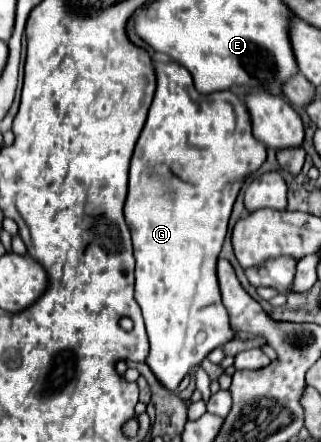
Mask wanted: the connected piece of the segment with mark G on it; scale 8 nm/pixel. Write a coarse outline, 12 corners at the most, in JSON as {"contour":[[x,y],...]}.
{"contour":[[181,64],[123,212],[145,362],[169,392],[235,338],[215,264],[265,162],[245,104]]}

